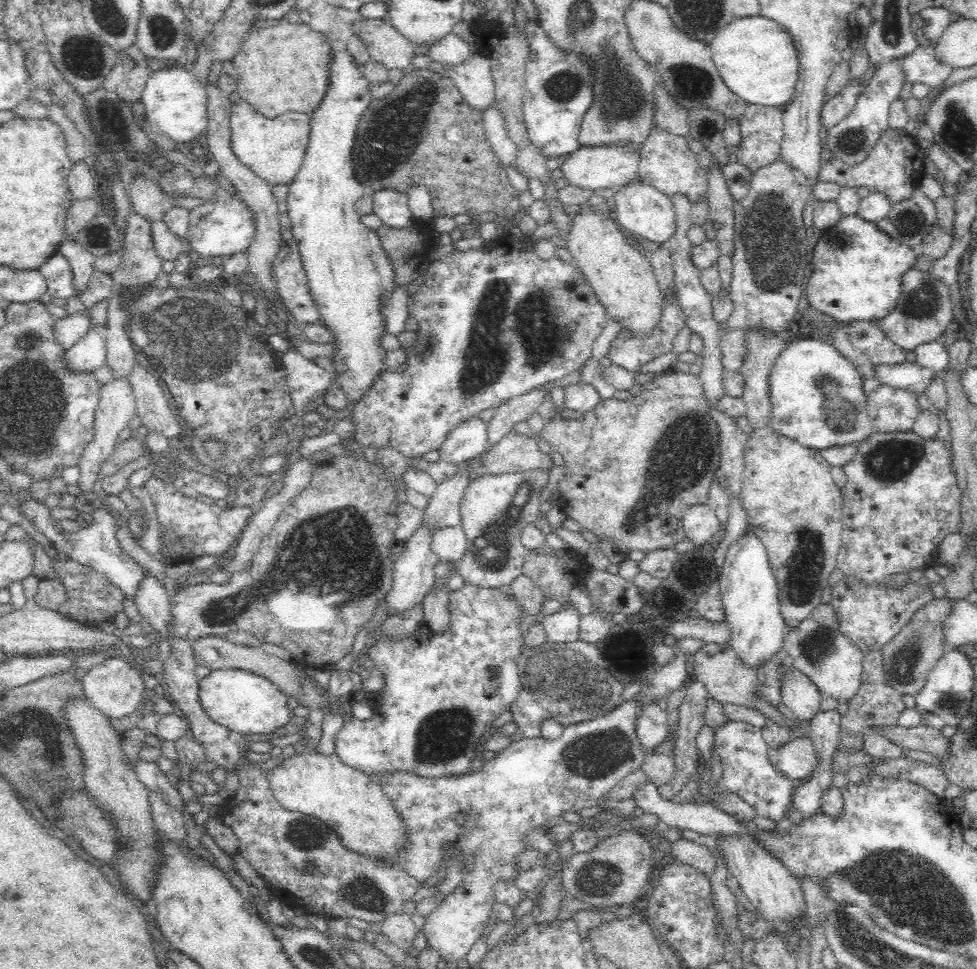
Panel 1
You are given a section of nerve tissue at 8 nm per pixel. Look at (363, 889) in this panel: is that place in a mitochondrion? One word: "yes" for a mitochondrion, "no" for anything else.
yes

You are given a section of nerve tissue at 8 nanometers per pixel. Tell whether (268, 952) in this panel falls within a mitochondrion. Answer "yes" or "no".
no

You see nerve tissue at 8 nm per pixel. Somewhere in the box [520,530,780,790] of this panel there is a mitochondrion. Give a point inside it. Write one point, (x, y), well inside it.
(594, 753)

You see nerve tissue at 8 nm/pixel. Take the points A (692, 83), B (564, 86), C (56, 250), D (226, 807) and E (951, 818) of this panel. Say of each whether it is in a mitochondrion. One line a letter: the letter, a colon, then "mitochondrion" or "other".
A: mitochondrion
B: mitochondrion
C: other
D: other
E: other

